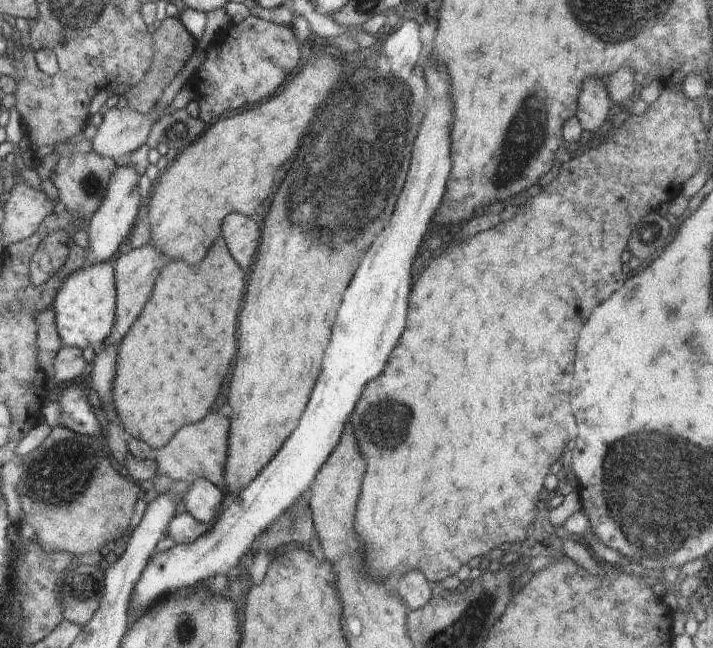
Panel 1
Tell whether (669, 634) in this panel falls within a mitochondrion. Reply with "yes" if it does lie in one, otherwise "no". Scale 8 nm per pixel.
no

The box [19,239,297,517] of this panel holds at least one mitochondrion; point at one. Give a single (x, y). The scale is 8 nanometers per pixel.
(73, 463)

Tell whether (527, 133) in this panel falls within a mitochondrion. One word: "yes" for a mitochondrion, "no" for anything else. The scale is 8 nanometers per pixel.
yes

